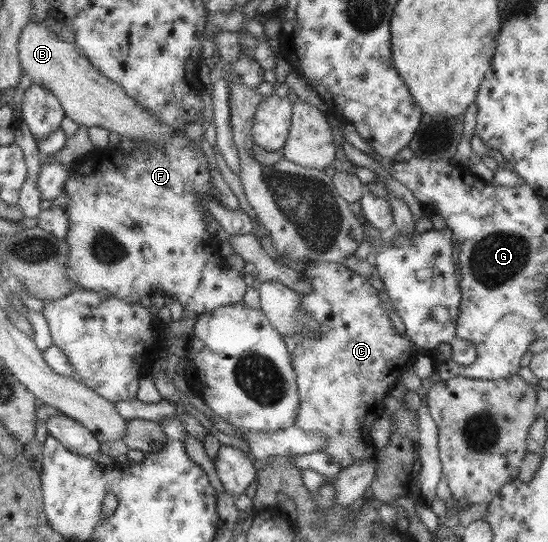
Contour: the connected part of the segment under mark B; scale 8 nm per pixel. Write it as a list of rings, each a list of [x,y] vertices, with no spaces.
[[[30,22],[23,28],[18,40],[18,59],[24,76],[29,77],[33,85],[47,89],[63,106],[66,115],[79,125],[89,129],[96,126],[130,139],[142,137],[151,146],[166,141],[177,132],[153,112],[141,107],[137,100],[125,95],[125,91],[101,75],[75,45],[60,41],[44,23]]]

